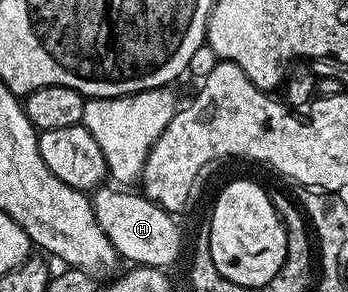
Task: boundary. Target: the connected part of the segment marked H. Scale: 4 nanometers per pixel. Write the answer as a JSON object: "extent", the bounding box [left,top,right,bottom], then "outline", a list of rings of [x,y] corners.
{"extent":[92,186,181,269],"outline":[[[101,186],[92,193],[93,209],[95,218],[99,226],[103,226],[103,234],[111,242],[111,246],[117,251],[118,257],[122,261],[130,260],[128,263],[142,268],[168,269],[168,264],[173,264],[181,256],[181,228],[176,224],[174,213],[168,212],[166,208],[161,207],[155,200],[149,200],[144,194],[137,196],[133,190],[122,190],[120,187]]]}

